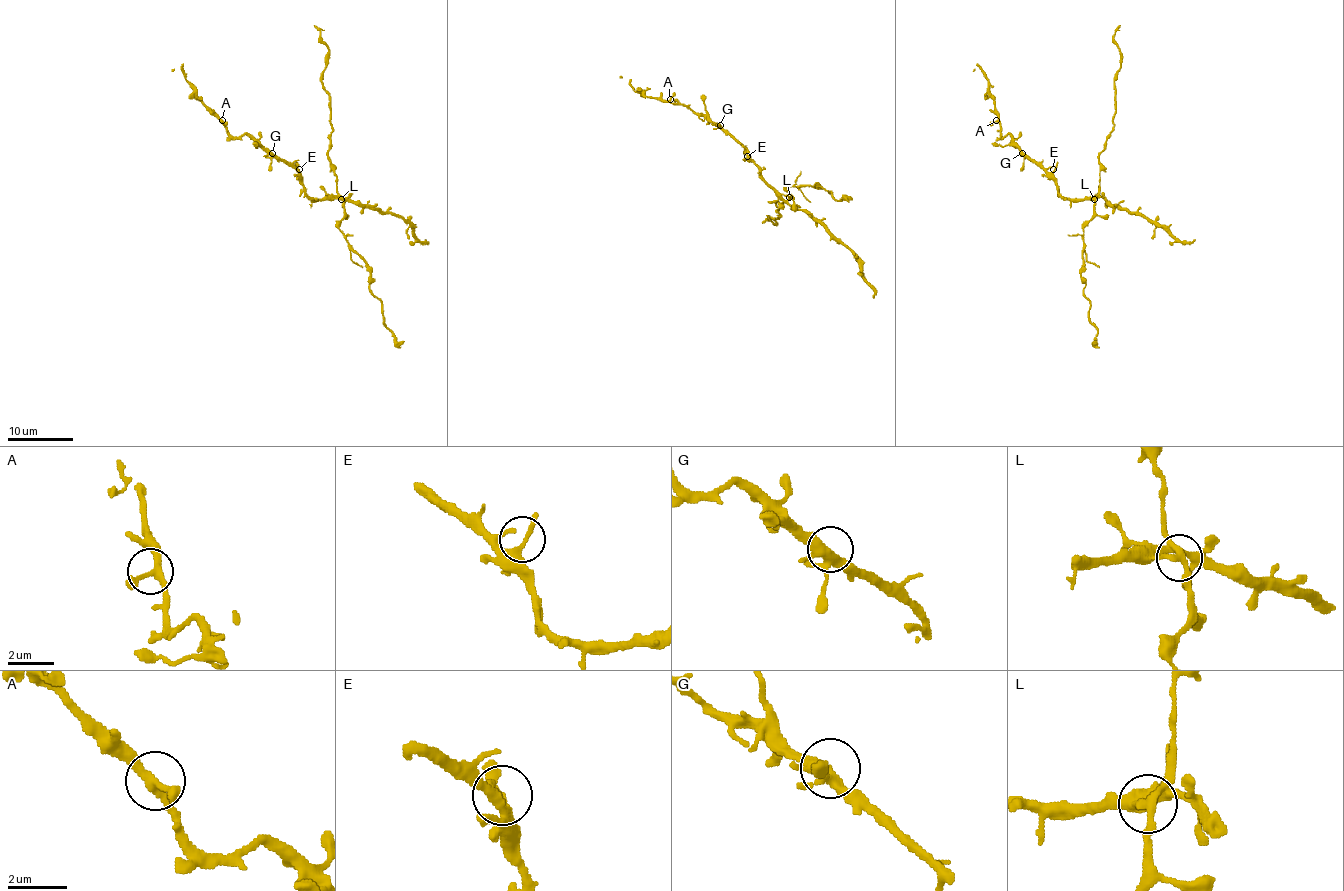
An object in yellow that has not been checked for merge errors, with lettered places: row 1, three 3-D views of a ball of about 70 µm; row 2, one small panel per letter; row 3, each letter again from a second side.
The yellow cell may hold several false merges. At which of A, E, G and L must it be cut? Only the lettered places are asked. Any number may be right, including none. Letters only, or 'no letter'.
L

